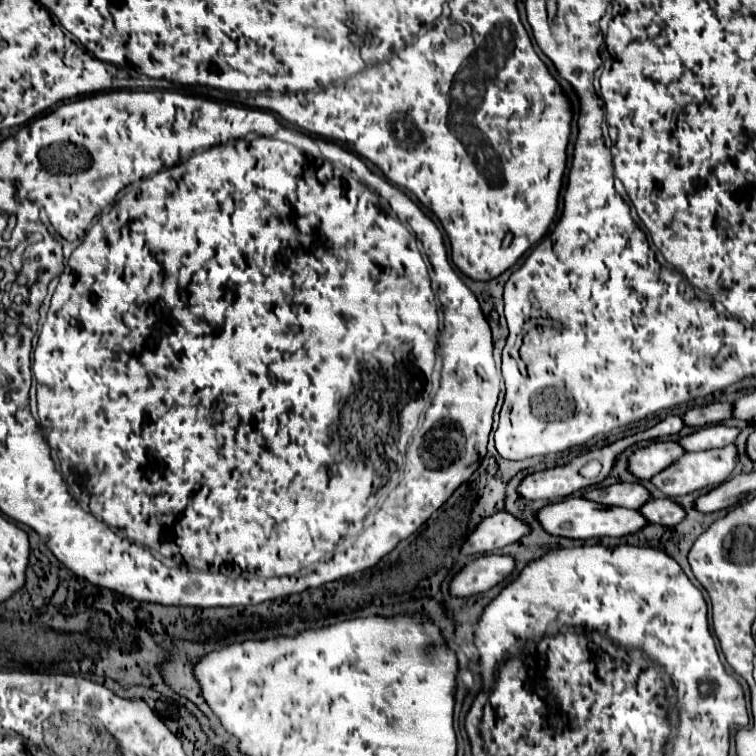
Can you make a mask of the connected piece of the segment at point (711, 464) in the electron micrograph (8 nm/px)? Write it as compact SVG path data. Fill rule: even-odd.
M729 444L725 448L717 448L717 450L703 450L703 452L689 452L687 456L681 456L675 464L671 464L669 468L665 468L663 472L653 476L653 484L665 494L665 496L685 496L709 486L719 486L723 484L733 468L737 464L737 446Z

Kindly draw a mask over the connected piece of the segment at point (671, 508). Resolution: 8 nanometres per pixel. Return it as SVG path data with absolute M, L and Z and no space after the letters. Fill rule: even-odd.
M657 498L657 500L649 500L647 506L641 506L639 512L649 520L649 522L657 522L663 526L675 526L679 522L685 520L687 512L683 510L681 504L669 500L669 498Z

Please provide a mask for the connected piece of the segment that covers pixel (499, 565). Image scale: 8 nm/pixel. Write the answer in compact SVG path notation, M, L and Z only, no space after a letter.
M487 554L469 562L451 582L453 596L471 596L487 592L499 582L507 580L515 570L515 556Z

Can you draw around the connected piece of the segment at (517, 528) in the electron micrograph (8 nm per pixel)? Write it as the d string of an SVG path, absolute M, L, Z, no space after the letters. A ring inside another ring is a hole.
M497 512L483 520L477 530L467 538L461 552L463 554L485 554L497 548L505 548L531 532L529 524L515 518L509 512Z

